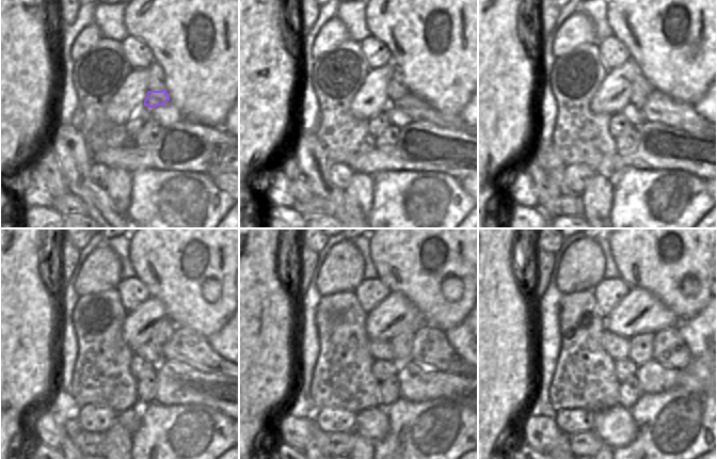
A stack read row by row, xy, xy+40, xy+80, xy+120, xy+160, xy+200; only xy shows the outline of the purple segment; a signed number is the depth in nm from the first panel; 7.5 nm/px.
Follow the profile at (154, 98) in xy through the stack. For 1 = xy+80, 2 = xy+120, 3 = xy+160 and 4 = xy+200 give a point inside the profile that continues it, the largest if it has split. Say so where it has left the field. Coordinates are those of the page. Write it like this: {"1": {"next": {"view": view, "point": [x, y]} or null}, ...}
{"1": {"next": {"view": "xy+80", "point": [658, 107]}}, "2": {"next": {"view": "xy+120", "point": [187, 346]}}, "3": {"next": {"view": "xy+160", "point": [430, 348]}}, "4": {"next": {"view": "xy+200", "point": [670, 349]}}}

